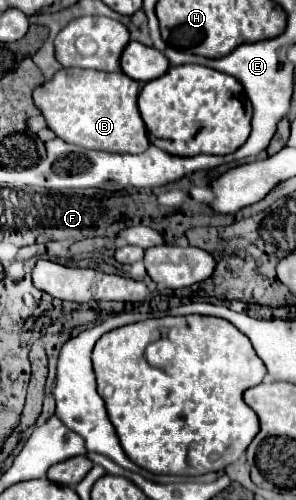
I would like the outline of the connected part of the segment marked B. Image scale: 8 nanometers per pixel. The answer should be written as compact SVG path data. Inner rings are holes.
M61 69L53 79L45 81L33 91L33 101L43 113L47 125L55 135L67 143L79 145L83 149L99 149L109 153L143 153L149 147L149 137L139 115L137 97L139 83L129 79L125 73L101 73L95 69Z

